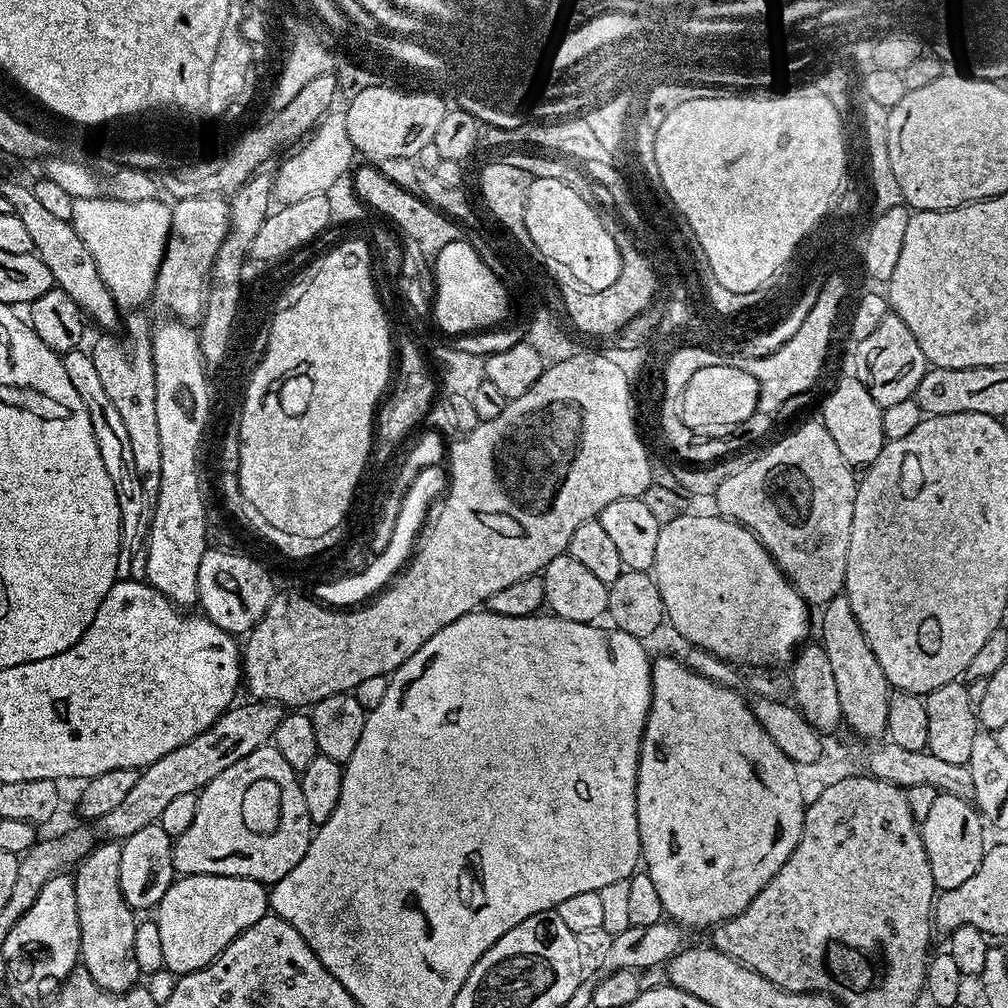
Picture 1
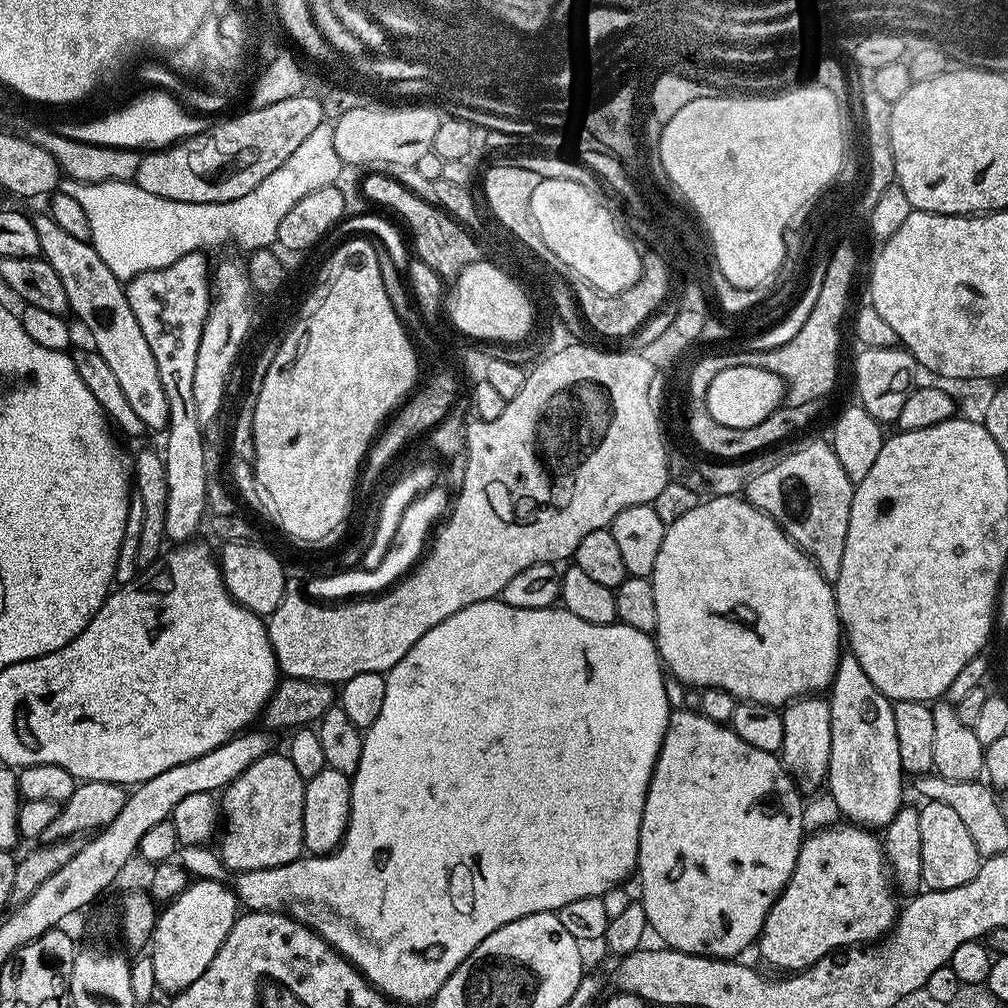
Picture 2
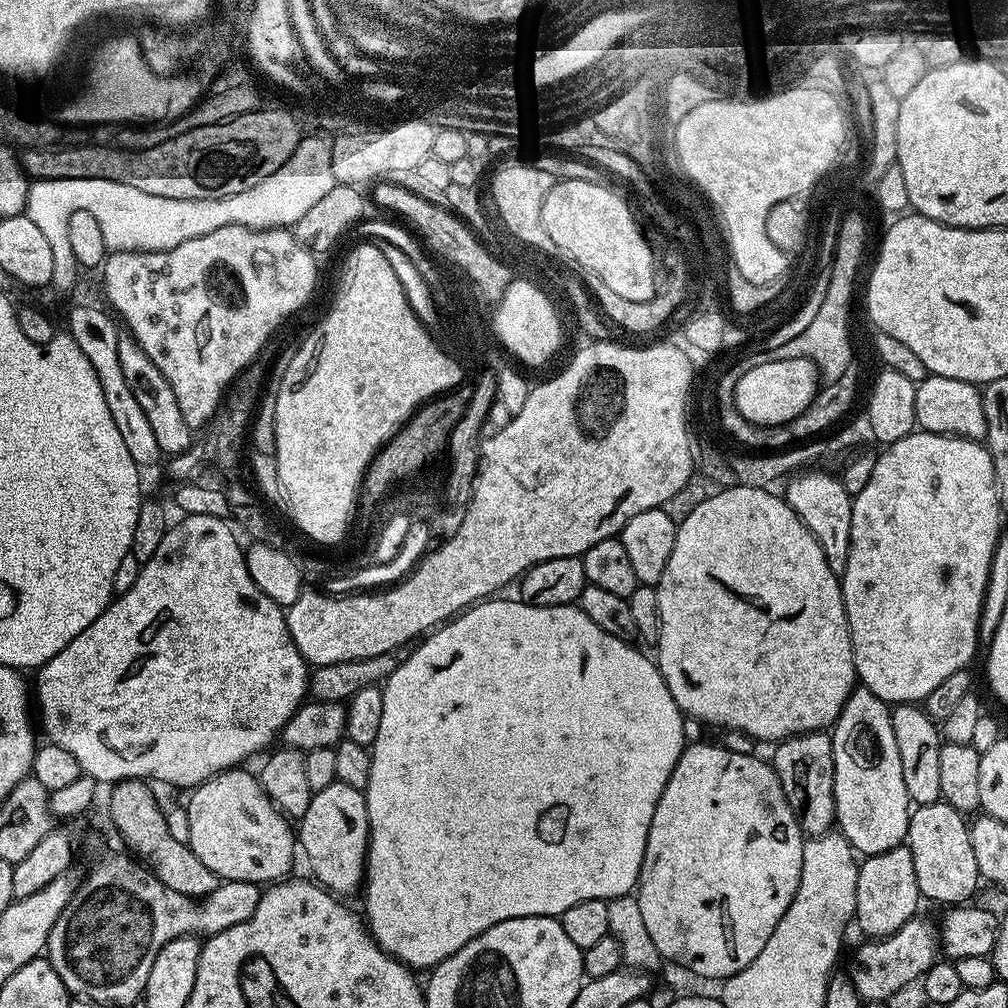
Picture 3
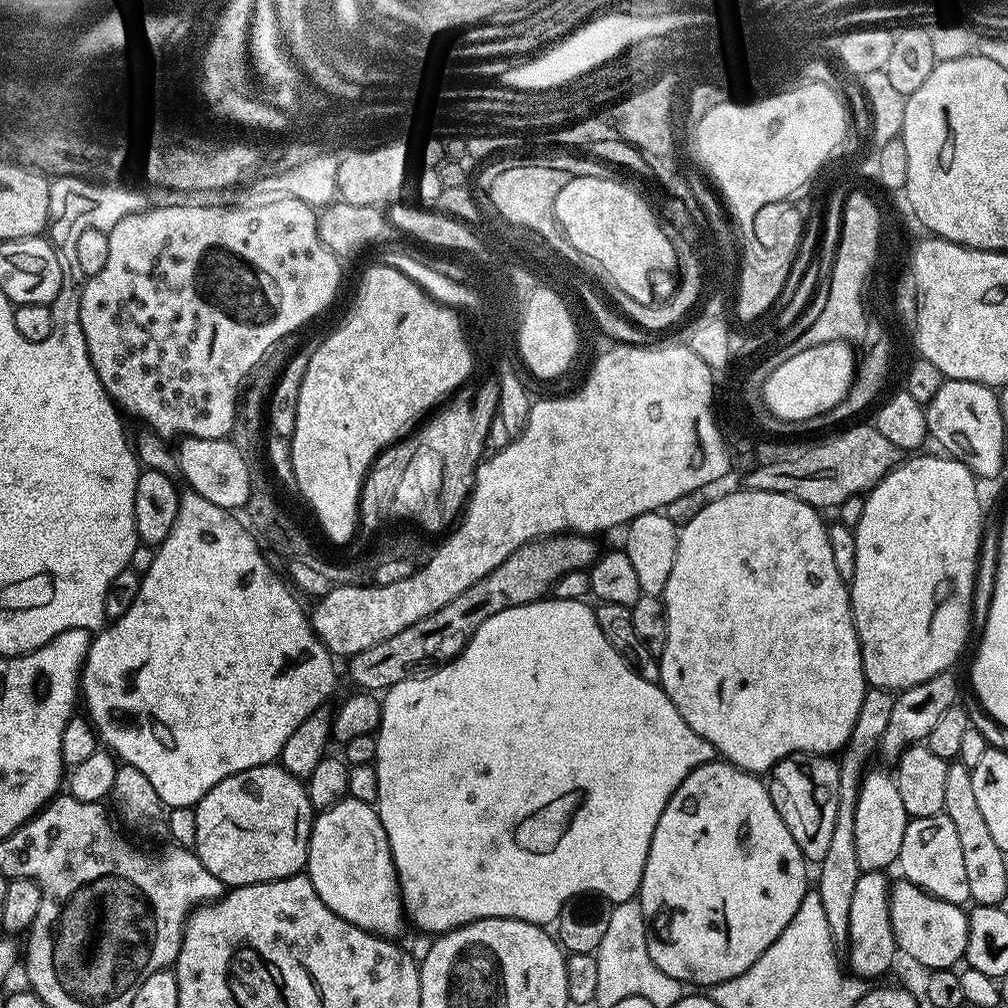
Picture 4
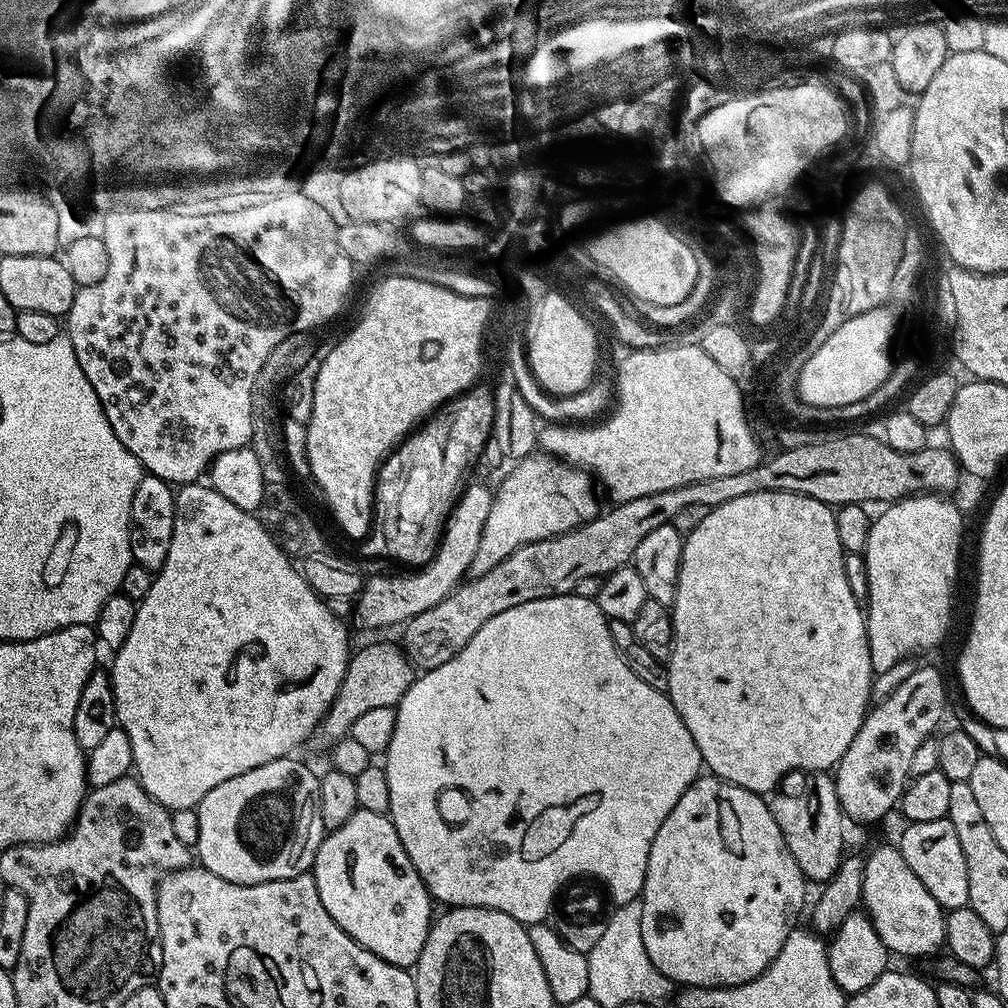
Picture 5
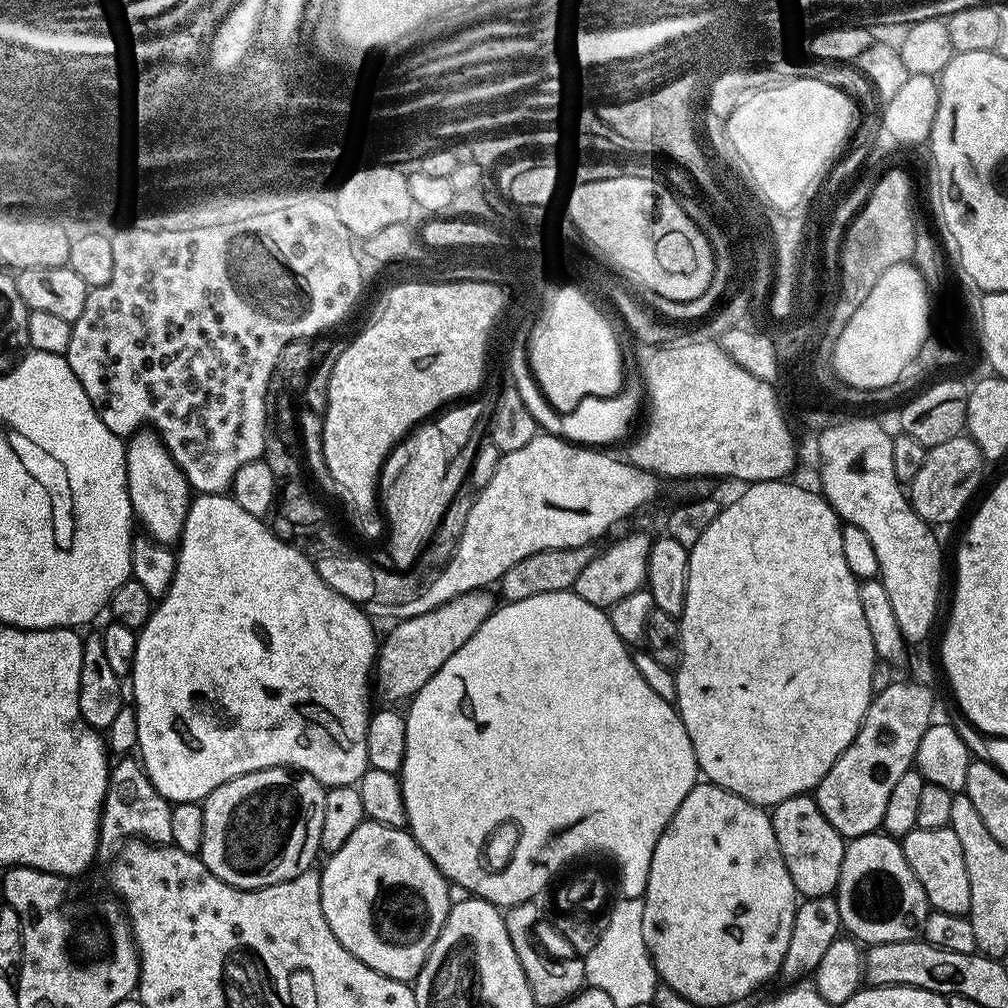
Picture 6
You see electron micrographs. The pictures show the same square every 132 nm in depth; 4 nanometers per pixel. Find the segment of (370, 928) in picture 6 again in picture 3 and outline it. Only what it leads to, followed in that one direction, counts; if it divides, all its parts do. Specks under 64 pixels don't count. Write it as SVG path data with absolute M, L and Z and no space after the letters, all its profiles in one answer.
M338 779L326 786L326 790L313 792L310 806L306 806L306 814L298 818L298 844L303 855L304 852L308 855L308 864L312 867L311 875L315 883L340 898L348 898L344 896L351 892L359 893L364 883L368 859L368 803L364 792L354 790L354 786L346 786Z

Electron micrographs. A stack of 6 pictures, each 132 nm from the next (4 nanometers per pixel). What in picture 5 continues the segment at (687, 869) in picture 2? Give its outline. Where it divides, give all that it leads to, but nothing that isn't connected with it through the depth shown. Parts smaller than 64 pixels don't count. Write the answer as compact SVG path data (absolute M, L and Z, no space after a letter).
M711 774L701 775L678 798L678 806L666 814L666 822L658 826L658 834L654 834L654 842L650 846L650 858L646 866L644 890L639 897L642 906L642 942L646 946L646 954L650 954L650 962L658 966L658 970L673 985L683 986L738 986L758 978L774 958L778 958L778 950L786 942L786 938L797 927L800 911L805 911L804 887L806 881L802 870L798 870L798 862L794 862L794 854L790 854L790 846L786 846L786 838L782 838L782 830L778 830L778 822L774 822L774 814L769 801L761 793L751 792L737 784L731 784Z

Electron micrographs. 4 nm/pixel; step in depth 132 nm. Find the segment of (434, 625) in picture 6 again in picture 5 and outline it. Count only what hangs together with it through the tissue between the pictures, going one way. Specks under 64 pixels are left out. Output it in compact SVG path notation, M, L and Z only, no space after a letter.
M399 643L368 644L351 653L346 674L342 678L342 686L338 686L338 694L334 694L334 702L328 712L320 720L320 725L307 738L306 748L312 752L324 752L336 747L339 740L351 733L354 722L366 710L375 710L381 706L395 708L414 679L414 665Z

